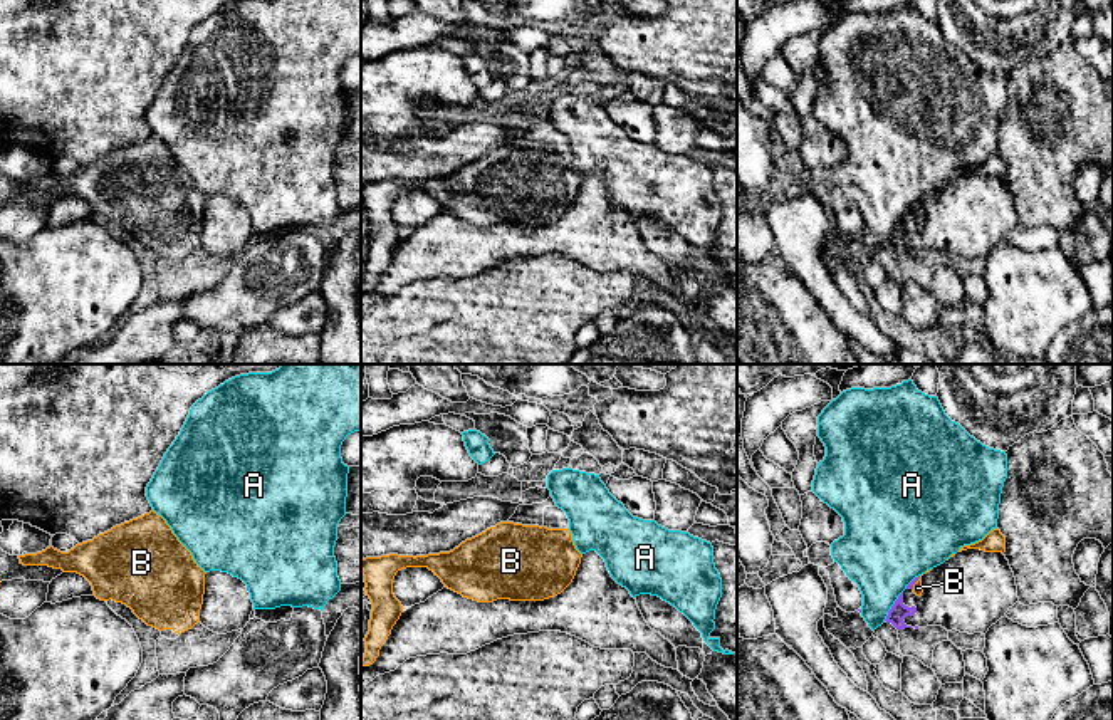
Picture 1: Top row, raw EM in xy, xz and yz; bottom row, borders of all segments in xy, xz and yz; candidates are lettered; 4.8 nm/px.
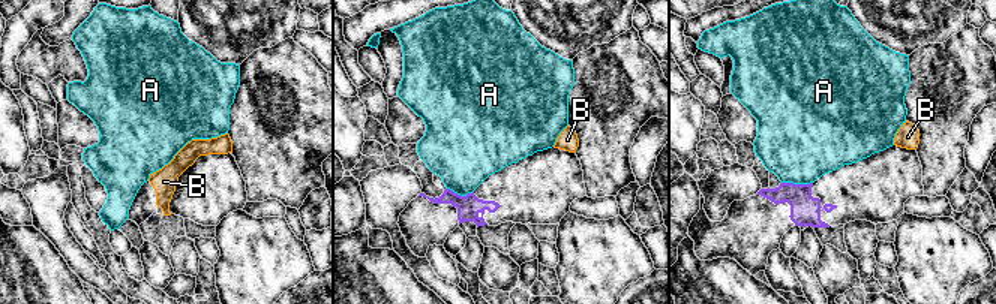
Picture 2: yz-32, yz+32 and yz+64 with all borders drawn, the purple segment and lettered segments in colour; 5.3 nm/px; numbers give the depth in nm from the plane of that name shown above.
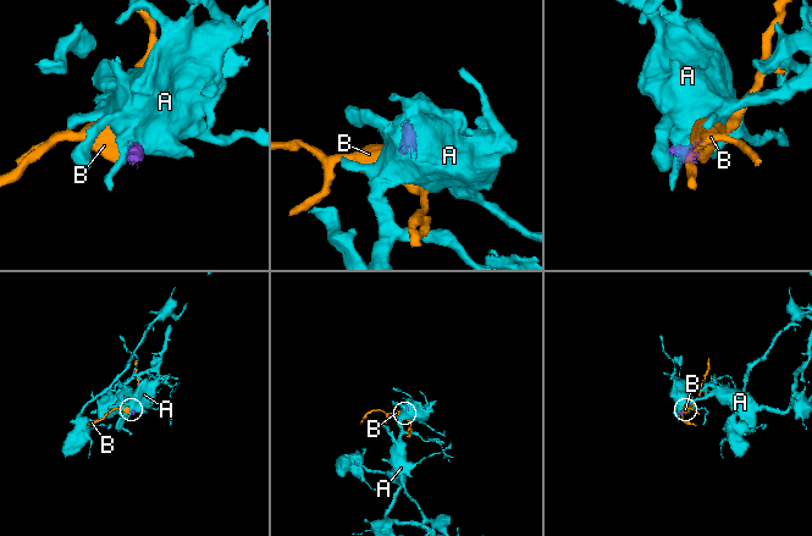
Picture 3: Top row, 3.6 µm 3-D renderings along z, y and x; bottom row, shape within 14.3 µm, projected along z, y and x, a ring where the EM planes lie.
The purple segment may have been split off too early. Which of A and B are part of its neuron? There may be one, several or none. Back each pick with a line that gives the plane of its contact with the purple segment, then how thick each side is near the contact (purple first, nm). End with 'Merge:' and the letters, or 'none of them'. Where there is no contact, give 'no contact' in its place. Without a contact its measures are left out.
Merge: none of them

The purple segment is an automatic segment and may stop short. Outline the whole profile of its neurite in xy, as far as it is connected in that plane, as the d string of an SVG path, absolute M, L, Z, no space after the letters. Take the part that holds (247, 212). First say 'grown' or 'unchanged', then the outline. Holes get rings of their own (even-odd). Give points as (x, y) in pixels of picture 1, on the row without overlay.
grown | M228 196L205 198L205 218L200 247L213 257L227 258L243 253L250 245L253 227L247 208Z

